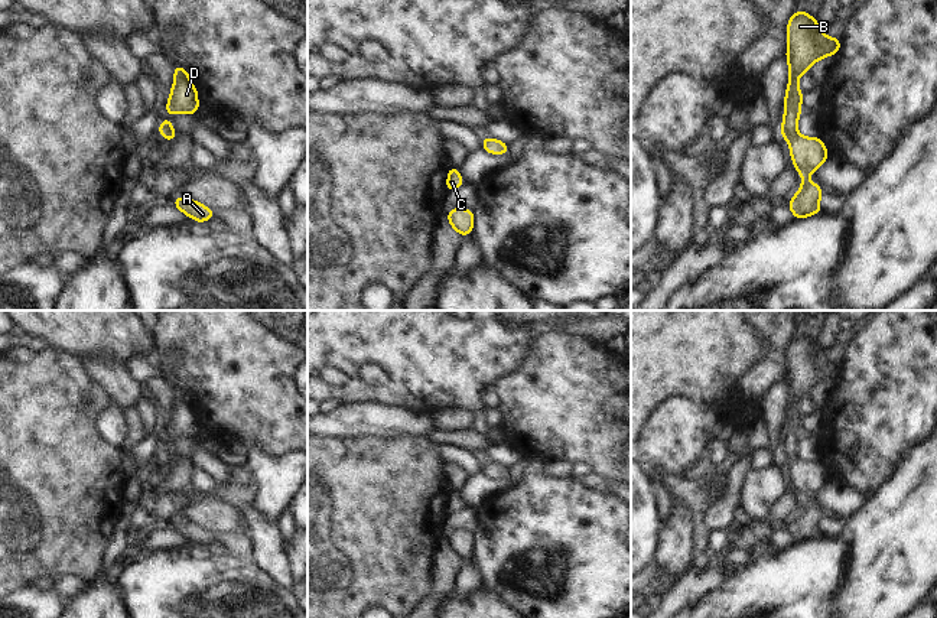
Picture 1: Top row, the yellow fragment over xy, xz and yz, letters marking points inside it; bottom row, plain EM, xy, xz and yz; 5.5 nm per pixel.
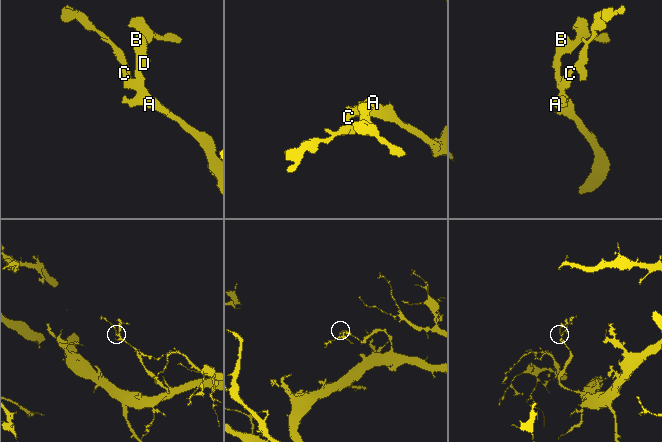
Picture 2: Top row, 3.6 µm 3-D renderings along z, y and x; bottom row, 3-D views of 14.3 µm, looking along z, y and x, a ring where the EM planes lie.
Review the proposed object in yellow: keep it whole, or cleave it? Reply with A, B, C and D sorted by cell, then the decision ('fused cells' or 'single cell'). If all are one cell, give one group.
A B C D | single cell

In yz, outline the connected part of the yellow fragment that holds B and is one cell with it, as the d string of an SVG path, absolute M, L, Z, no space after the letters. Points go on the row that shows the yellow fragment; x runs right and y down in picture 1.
M794 12L787 25L787 62L790 79L784 98L784 120L781 137L790 144L790 154L796 170L801 175L801 188L791 198L788 208L796 219L821 212L820 196L823 189L807 179L827 160L827 149L820 137L803 137L798 134L797 121L801 114L803 92L798 90L798 78L809 72L819 59L836 55L842 39L821 33L821 27L807 12Z

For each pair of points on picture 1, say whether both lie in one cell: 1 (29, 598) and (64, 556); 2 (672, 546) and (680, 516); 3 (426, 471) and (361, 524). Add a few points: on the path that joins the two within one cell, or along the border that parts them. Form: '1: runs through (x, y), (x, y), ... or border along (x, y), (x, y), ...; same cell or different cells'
1: border along (29, 584), (15, 591); different cells
2: runs through (676, 539), (680, 523); same cell
3: runs through (410, 475), (377, 508); same cell

